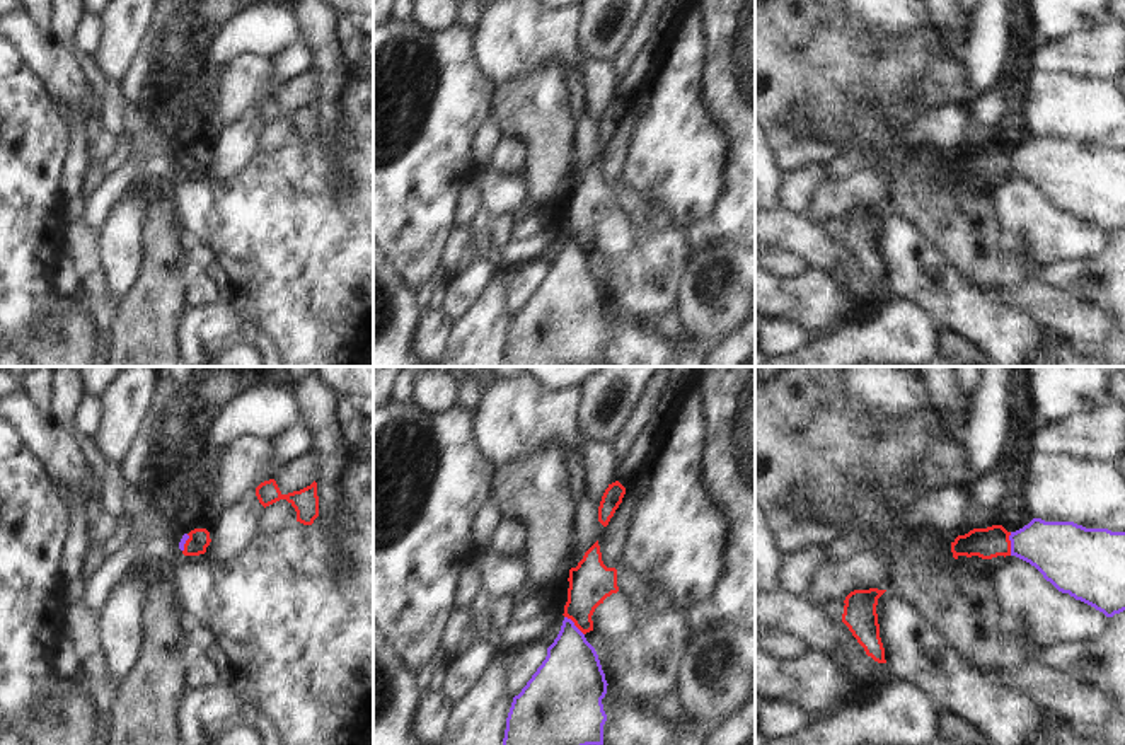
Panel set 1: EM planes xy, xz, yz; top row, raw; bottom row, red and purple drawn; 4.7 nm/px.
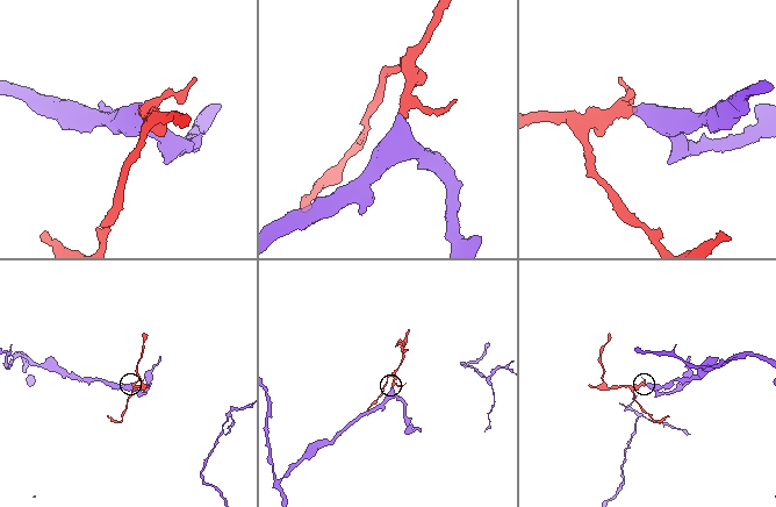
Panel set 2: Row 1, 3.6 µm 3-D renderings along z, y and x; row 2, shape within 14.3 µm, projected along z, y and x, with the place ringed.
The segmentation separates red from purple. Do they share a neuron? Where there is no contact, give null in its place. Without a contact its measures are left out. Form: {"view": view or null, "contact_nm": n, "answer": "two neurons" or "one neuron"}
{"view": "yz", "contact_nm": 110, "answer": "one neuron"}

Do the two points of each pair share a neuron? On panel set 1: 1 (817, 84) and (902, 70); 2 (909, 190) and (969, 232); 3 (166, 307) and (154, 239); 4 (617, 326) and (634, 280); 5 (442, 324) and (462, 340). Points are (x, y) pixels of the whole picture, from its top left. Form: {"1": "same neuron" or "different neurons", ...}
{"1": "same neuron", "2": "same neuron", "3": "same neuron", "4": "different neurons", "5": "different neurons"}

